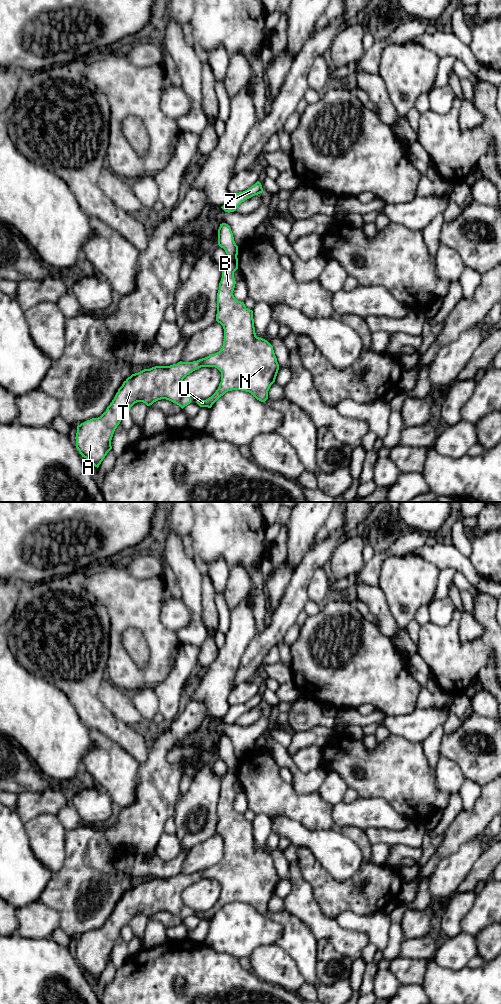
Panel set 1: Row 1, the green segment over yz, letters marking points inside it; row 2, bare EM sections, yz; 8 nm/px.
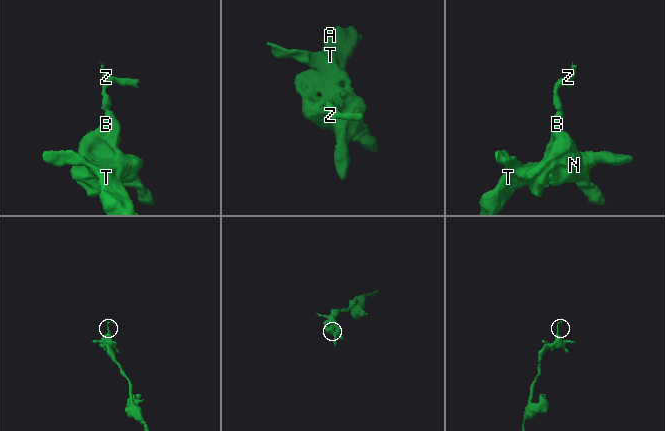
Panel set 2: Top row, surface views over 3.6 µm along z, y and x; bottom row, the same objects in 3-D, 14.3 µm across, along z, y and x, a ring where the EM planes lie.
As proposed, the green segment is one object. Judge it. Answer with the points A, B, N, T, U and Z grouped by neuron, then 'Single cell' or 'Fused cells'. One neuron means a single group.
Groups: A B N T U / Z. Fused cells

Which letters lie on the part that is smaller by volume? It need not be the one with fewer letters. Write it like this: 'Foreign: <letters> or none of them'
Foreign: Z

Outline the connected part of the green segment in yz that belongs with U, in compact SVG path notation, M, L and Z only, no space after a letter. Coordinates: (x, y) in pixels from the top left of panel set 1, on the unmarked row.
M228 770L221 780L222 790L217 805L216 826L216 833L224 841L224 853L221 862L197 873L180 873L170 878L155 878L128 889L100 929L92 930L77 938L76 960L82 969L88 971L95 979L99 979L107 965L112 961L111 952L114 943L120 936L122 928L129 925L135 915L143 914L150 918L158 912L166 911L179 917L182 921L190 916L191 909L183 903L182 893L187 887L201 879L217 880L221 884L221 894L211 909L196 913L200 919L211 920L221 908L232 902L249 904L261 914L268 911L268 903L275 894L279 882L273 858L267 852L256 848L253 823L233 807L236 796L234 784L238 781L238 770Z

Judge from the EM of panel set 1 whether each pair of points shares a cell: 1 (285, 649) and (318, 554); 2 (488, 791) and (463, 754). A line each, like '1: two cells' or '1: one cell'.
1: two cells
2: two cells

